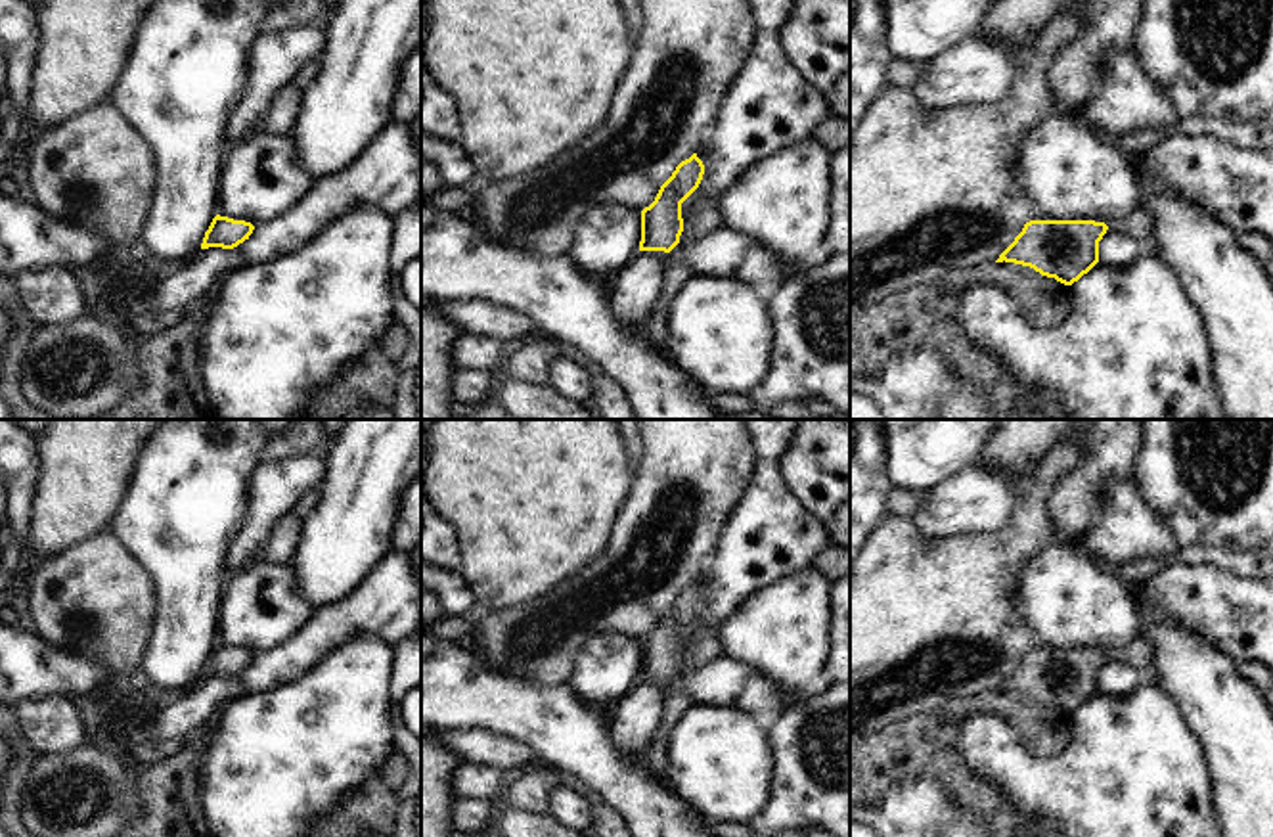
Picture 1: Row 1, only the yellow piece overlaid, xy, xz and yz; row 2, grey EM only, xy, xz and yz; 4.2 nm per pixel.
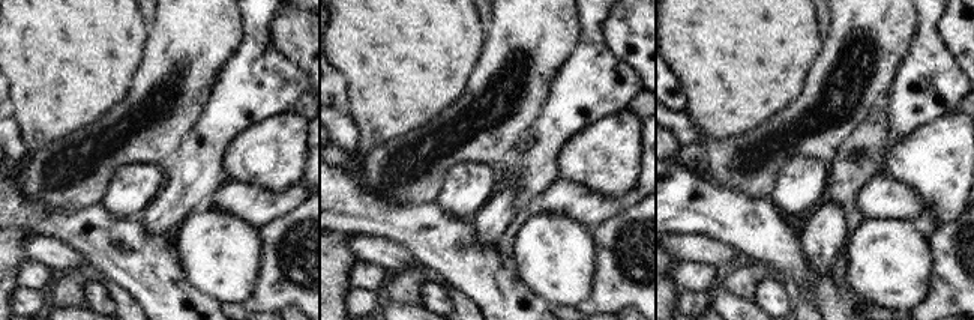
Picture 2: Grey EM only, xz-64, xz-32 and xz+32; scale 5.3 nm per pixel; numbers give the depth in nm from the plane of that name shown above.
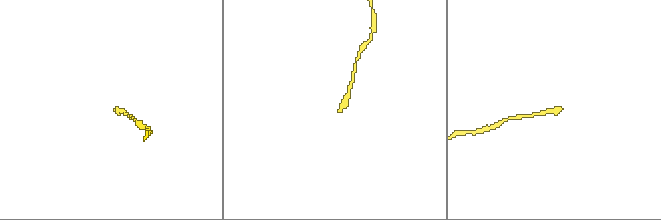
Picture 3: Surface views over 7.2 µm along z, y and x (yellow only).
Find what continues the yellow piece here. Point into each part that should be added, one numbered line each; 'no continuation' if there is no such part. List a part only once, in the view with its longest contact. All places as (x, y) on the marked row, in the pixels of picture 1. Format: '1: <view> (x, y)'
1: xz (676, 271)

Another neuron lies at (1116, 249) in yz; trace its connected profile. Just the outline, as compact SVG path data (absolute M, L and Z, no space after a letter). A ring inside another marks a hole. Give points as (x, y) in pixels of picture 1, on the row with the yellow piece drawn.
M1108 228L1099 241L1099 264L1110 270L1124 270L1149 253L1149 243L1120 230Z

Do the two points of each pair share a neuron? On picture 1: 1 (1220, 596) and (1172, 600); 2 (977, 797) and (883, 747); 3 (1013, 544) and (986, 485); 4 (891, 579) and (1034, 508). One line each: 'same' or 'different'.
1: same
2: same
3: different
4: same

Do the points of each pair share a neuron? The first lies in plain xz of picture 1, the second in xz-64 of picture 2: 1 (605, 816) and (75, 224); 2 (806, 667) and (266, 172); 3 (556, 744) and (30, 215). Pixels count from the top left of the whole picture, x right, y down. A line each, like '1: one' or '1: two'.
1: two
2: one
3: one

